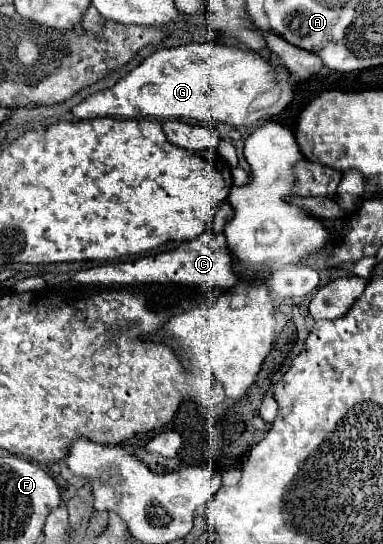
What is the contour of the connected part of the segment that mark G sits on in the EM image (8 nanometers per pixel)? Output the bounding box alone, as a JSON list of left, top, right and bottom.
[72,44,292,128]

